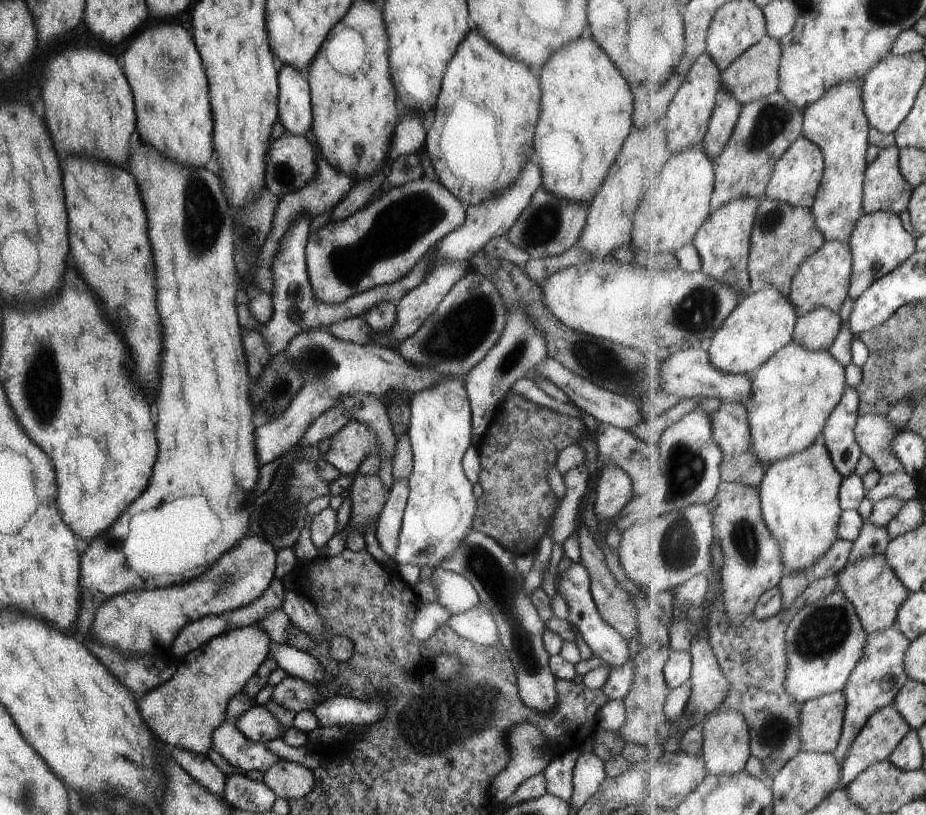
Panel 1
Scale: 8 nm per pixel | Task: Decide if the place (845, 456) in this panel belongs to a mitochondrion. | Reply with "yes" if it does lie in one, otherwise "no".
no

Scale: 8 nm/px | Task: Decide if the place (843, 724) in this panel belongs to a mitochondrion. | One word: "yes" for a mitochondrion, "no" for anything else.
no

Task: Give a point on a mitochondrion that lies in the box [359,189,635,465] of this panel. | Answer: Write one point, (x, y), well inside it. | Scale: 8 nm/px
(463, 329)

